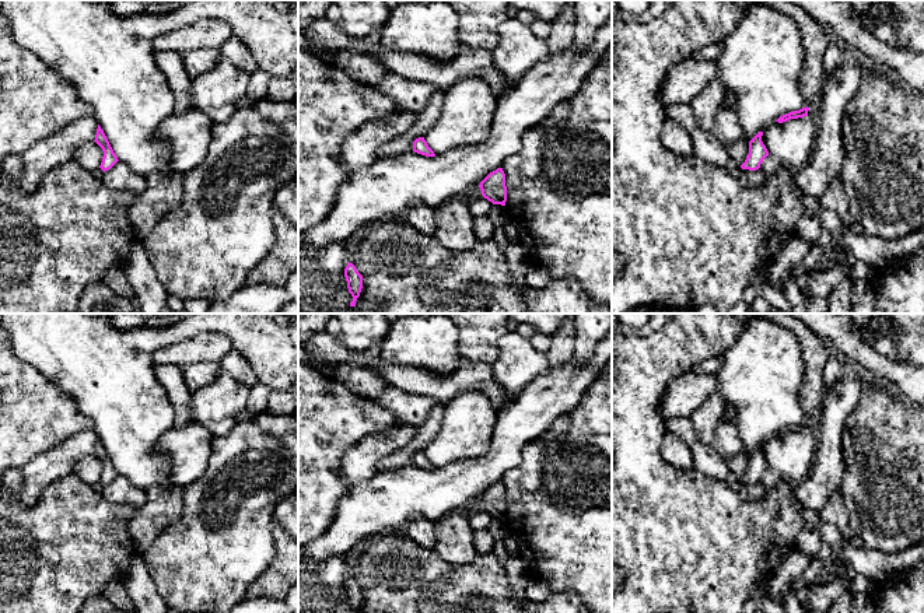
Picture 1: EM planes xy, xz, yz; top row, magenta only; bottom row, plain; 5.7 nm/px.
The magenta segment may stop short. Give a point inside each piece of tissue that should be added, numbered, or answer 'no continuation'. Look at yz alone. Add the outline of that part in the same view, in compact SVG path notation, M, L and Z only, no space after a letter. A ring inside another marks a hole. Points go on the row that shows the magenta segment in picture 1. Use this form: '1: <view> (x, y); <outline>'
no continuation

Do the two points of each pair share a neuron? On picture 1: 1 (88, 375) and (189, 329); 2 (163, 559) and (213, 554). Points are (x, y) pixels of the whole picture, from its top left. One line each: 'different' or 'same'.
1: same
2: same

